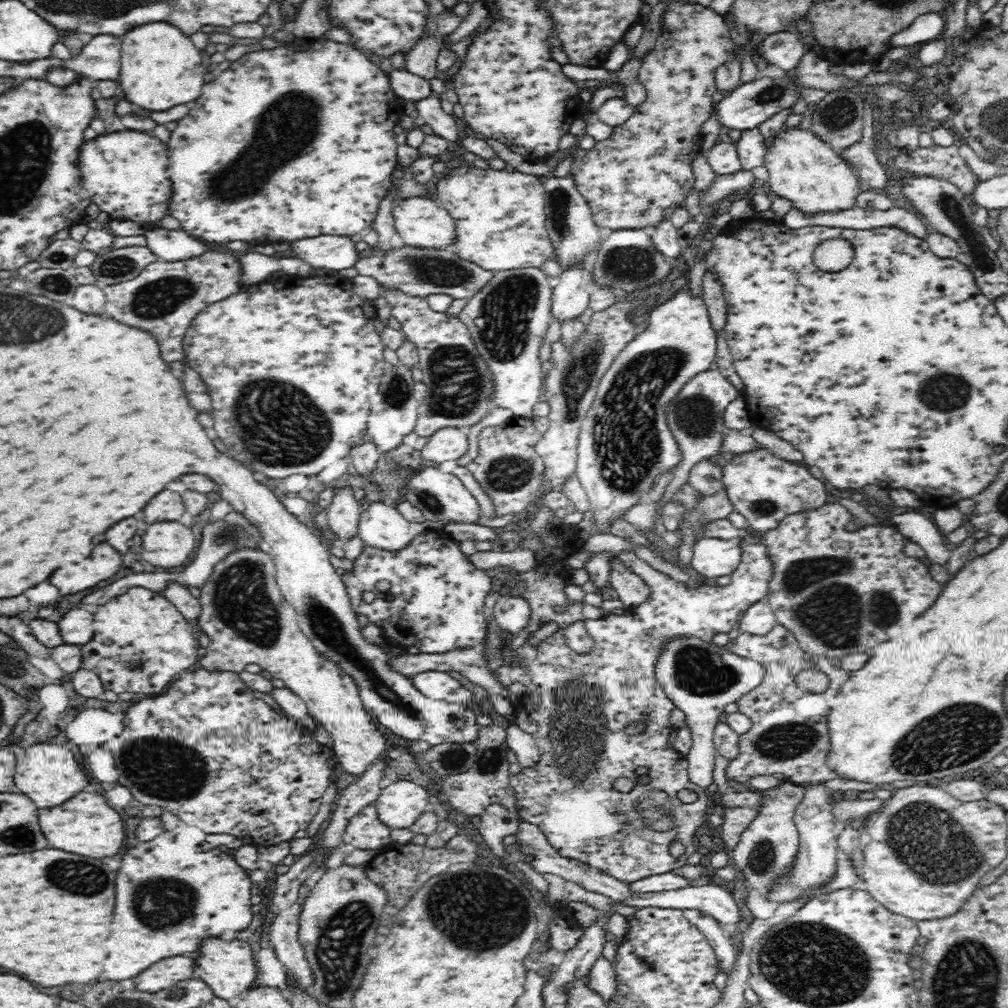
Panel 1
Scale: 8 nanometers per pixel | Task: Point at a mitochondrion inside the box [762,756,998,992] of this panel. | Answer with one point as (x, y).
(921, 839)

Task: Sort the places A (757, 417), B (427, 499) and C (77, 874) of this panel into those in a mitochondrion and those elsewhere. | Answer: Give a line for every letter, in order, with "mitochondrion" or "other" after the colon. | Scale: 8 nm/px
A: other
B: mitochondrion
C: mitochondrion

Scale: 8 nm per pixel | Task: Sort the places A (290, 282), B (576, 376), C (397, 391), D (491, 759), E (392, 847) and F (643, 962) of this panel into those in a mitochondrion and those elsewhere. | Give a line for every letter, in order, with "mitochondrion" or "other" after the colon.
A: other
B: mitochondrion
C: mitochondrion
D: mitochondrion
E: other
F: mitochondrion

